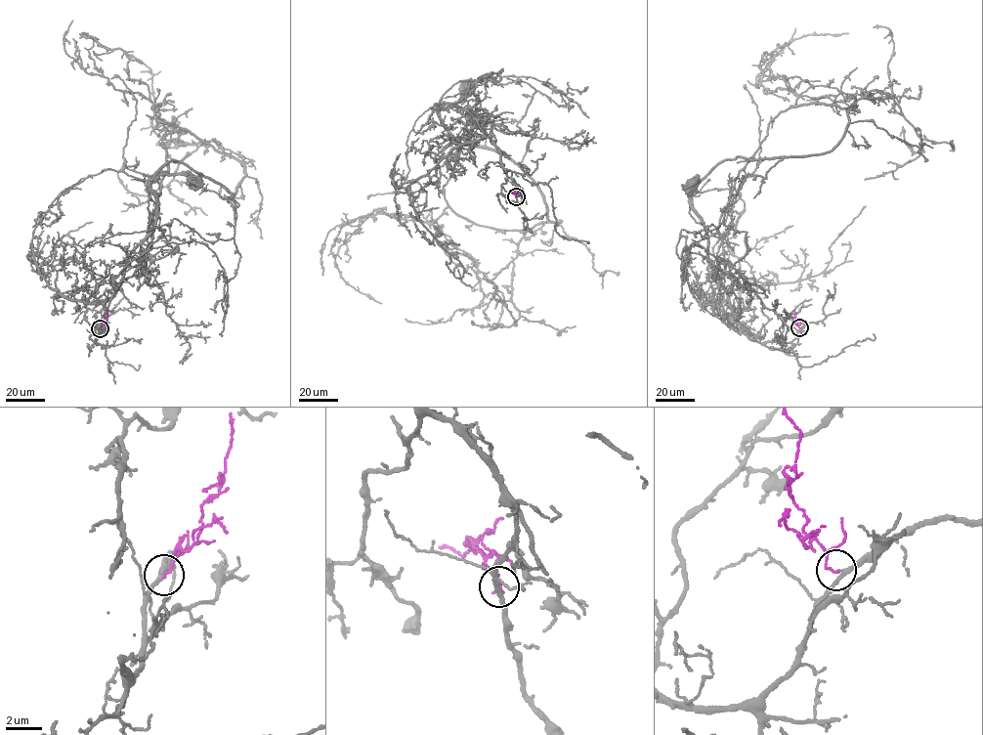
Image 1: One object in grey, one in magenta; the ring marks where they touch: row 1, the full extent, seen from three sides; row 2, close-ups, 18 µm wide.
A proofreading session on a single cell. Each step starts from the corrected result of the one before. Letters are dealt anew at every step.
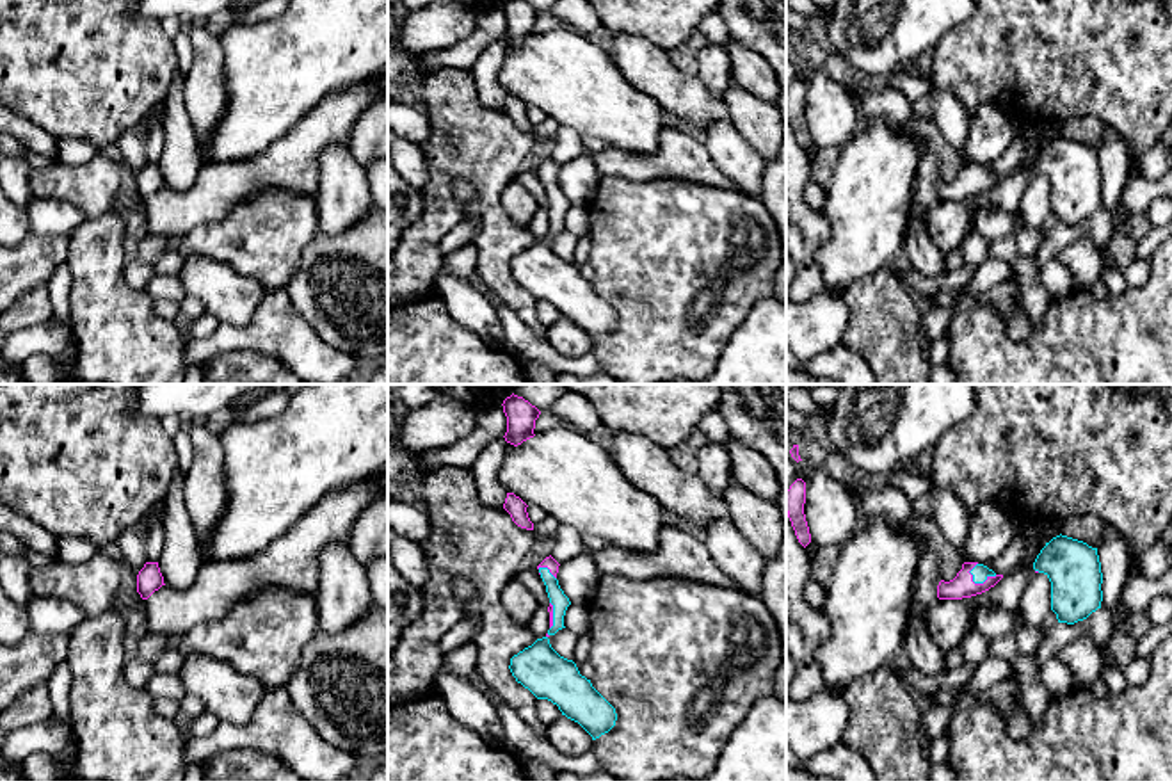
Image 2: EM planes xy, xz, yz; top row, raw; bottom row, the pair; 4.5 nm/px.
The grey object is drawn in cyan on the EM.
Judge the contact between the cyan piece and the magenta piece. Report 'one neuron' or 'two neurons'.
one neuron

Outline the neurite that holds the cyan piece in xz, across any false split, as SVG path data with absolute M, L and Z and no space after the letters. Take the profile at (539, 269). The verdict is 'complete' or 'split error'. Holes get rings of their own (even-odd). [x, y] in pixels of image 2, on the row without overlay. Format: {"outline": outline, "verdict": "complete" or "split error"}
{"outline": "M548 238L537 240L510 260L518 285L537 301L548 301L562 317L578 324L592 342L608 334L617 322L615 310L580 276L576 265L560 258Z", "verdict": "complete"}

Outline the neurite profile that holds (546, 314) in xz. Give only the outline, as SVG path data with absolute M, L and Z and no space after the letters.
M537 301L537 318L546 329L551 329L560 317L562 313L557 306L548 301Z

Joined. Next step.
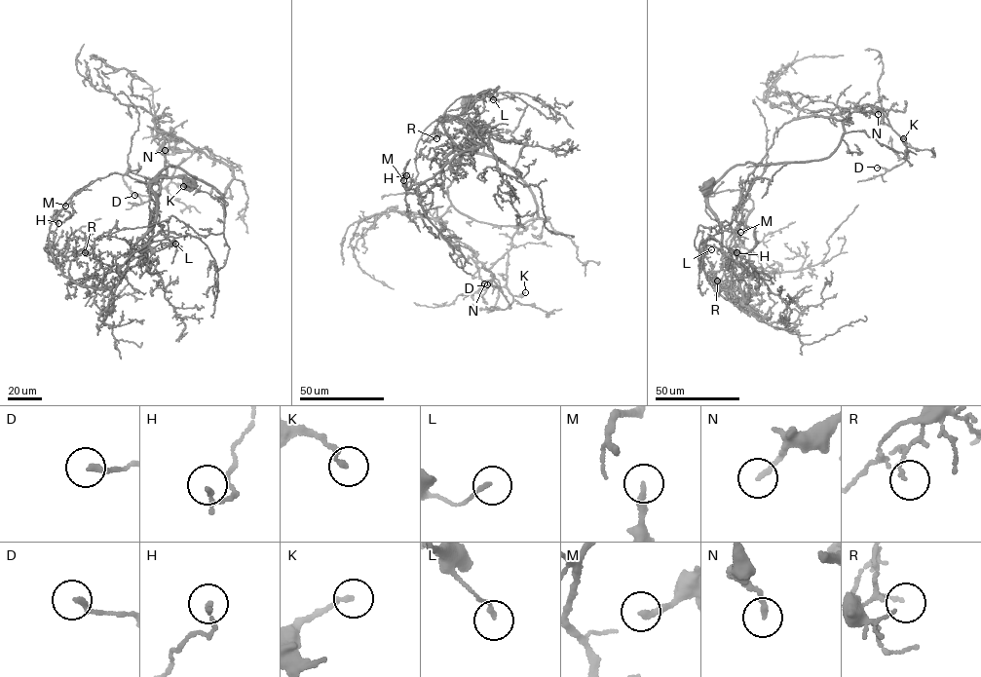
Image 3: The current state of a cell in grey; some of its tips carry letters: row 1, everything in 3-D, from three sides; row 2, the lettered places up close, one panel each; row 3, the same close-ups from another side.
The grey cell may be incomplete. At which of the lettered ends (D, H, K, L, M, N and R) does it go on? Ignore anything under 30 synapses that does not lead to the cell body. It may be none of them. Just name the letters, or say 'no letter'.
no letter

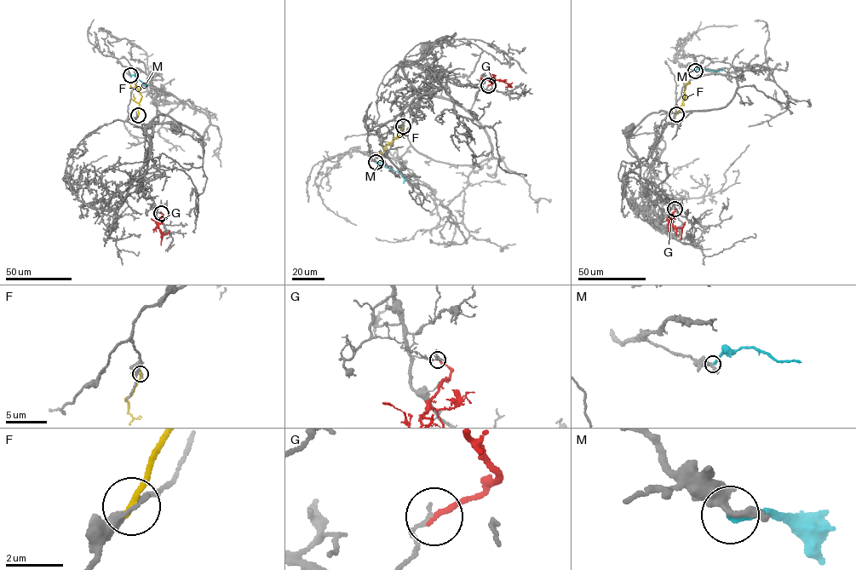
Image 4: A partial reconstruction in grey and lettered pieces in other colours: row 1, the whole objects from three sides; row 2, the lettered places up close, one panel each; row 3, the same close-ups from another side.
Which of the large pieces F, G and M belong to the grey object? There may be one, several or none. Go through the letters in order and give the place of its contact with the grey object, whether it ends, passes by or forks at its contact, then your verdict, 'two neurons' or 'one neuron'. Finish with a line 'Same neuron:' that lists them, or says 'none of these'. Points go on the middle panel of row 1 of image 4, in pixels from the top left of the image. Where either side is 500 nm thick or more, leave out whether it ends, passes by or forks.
F: meets grey at (403, 126); it ends there; two neurons
G: meets grey at (488, 85); it ends there; two neurons
M: meets grey at (376, 162); it ends there; two neurons
Same neuron: none of these

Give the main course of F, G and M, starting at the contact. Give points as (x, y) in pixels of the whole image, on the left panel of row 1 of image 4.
F: (138, 115), (141, 95), (137, 87), (132, 87), (130, 84)
G: (161, 213), (163, 215), (157, 227), (163, 233), (161, 244)
M: (130, 75), (136, 76), (146, 85), (143, 85)

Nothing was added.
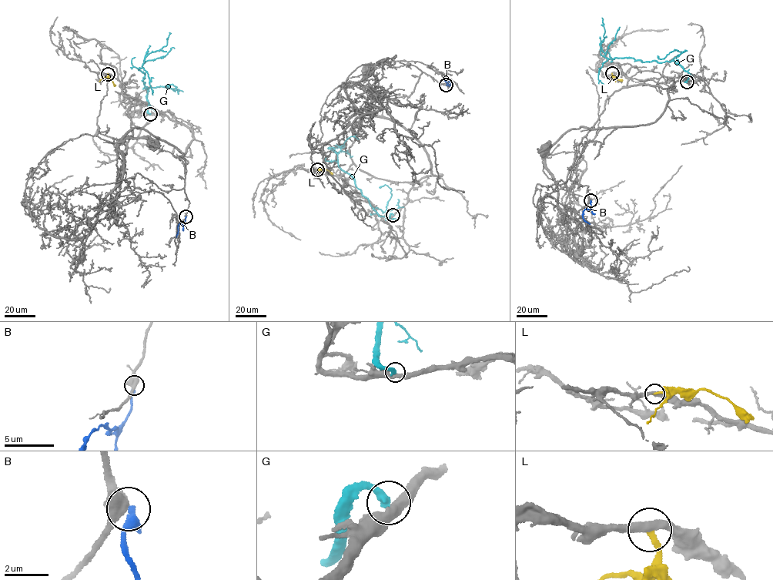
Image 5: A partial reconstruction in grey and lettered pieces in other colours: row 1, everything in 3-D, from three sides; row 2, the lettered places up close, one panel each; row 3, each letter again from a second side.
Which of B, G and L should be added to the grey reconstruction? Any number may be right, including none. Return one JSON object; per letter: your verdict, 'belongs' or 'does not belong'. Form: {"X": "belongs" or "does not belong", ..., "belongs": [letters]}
{"B": "does not belong", "G": "does not belong", "L": "does not belong", "belongs": []}

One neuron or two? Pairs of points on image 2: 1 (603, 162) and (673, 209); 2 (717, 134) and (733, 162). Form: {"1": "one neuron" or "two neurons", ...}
{"1": "two neurons", "2": "one neuron"}

